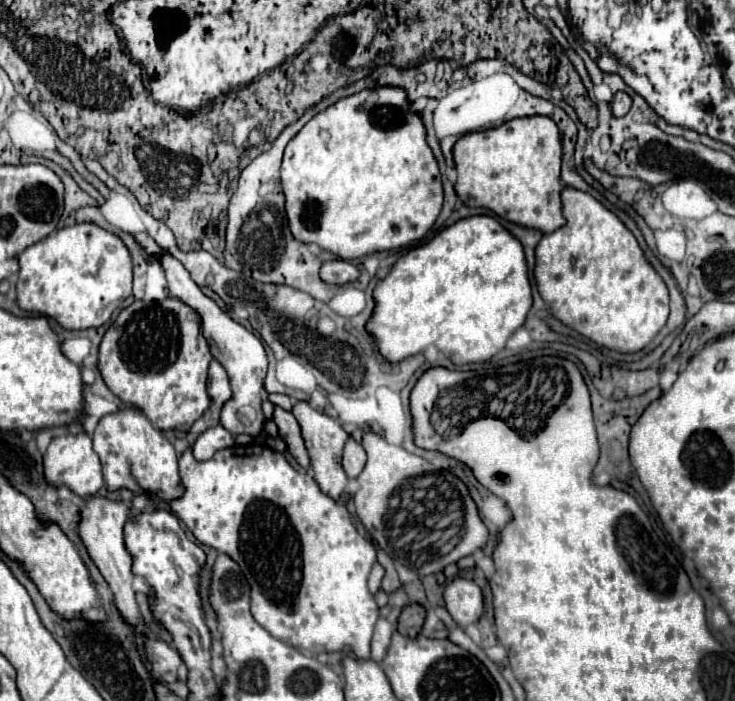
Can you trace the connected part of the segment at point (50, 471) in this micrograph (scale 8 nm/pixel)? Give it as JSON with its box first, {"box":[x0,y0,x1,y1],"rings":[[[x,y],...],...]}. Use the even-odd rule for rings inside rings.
{"box":[45,431,103,497],"rings":[[[85,431],[79,433],[65,433],[59,437],[53,437],[47,453],[45,453],[45,479],[51,485],[59,485],[65,483],[73,493],[77,493],[79,497],[89,497],[95,495],[101,487],[103,487],[103,473],[101,473],[101,463],[97,453],[91,447],[91,437]]]}

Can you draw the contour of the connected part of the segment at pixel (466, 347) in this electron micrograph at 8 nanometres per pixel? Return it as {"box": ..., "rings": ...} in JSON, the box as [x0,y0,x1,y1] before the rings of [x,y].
{"box":[367,215,533,365],"rings":[[[489,215],[461,219],[435,235],[429,243],[409,249],[393,265],[381,285],[375,287],[373,297],[377,307],[367,323],[367,331],[375,335],[379,353],[389,363],[399,363],[409,355],[421,353],[427,345],[435,345],[455,365],[489,361],[525,323],[527,313],[533,307],[533,291],[523,245]]]}

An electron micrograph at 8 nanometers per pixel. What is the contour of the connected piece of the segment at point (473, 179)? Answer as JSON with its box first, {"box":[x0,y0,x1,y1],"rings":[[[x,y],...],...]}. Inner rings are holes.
{"box":[453,117,565,233],"rings":[[[517,117],[501,127],[463,135],[453,147],[453,159],[459,173],[455,191],[469,207],[485,207],[495,215],[553,233],[565,223],[561,213],[561,163],[563,131],[551,117]]]}

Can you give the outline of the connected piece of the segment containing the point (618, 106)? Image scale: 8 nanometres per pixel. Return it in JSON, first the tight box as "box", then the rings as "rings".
{"box":[611,91,631,117],"rings":[[[619,91],[611,101],[611,109],[615,117],[623,117],[631,109],[631,97],[625,91]]]}

